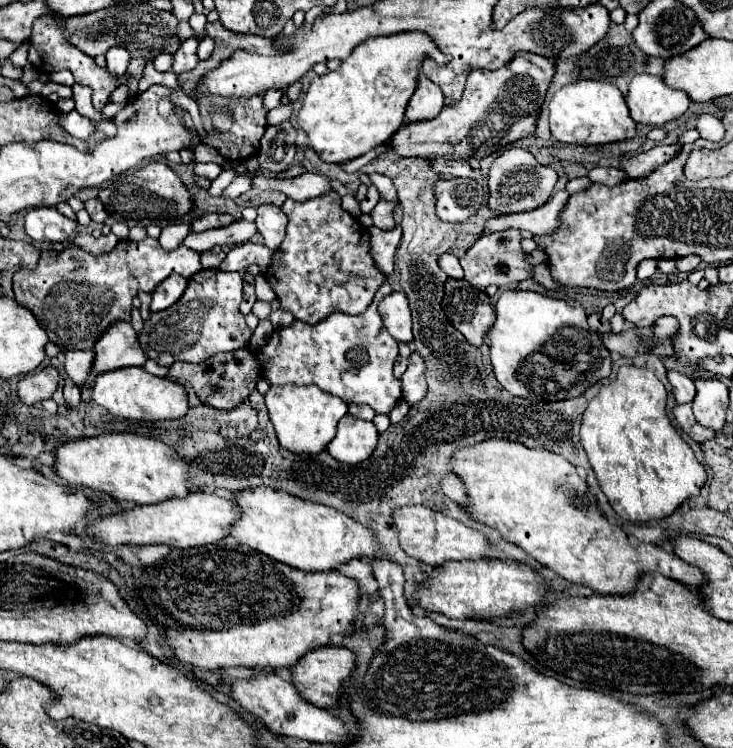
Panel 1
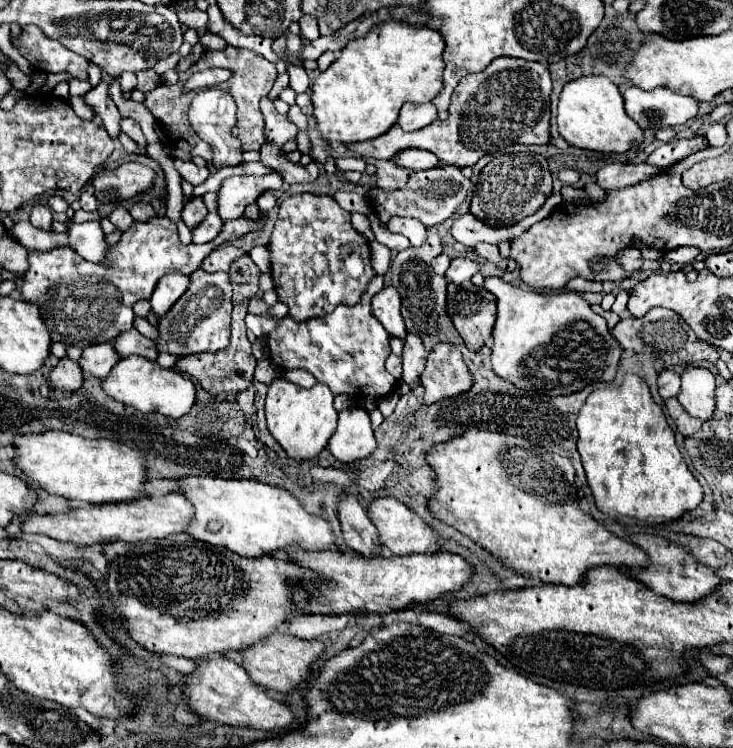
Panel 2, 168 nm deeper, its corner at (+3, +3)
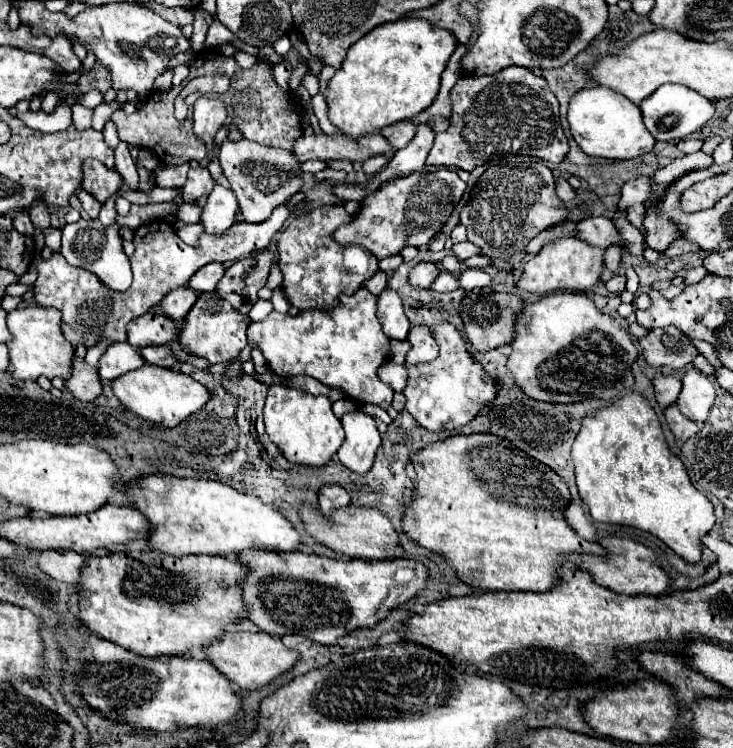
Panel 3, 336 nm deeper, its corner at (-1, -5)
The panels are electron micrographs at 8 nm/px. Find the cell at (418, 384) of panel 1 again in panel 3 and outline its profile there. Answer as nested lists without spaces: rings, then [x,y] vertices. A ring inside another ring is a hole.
[[[412,326],[408,334],[408,342],[412,344],[410,352],[406,354],[406,366],[418,366],[436,360],[438,344],[432,338],[430,330],[424,326]]]

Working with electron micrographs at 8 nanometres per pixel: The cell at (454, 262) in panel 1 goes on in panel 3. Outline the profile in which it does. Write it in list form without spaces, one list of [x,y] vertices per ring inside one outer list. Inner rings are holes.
[[[434,262],[418,264],[410,272],[410,284],[414,288],[428,288],[430,284],[434,284],[434,280],[440,276],[440,272],[442,272],[442,268],[438,264],[434,264]]]

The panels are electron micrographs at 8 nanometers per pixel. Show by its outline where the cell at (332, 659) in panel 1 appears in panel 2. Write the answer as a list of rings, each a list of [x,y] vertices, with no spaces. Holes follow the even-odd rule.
[[[274,632],[274,636],[266,636],[264,640],[260,640],[260,644],[254,644],[252,648],[244,648],[240,656],[242,656],[242,668],[248,672],[248,676],[252,676],[256,684],[284,694],[288,690],[294,690],[302,680],[308,678],[310,664],[322,652],[324,652],[324,644],[320,640],[302,640]]]

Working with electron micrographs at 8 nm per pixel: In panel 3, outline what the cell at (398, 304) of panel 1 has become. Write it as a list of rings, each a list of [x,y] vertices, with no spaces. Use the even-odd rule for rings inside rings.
[[[386,288],[378,296],[378,320],[380,320],[382,330],[388,338],[406,340],[408,330],[410,330],[410,322],[404,314],[400,296],[390,288]]]

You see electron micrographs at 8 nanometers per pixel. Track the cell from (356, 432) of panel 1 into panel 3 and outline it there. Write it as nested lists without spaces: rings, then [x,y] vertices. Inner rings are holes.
[[[350,412],[342,416],[342,426],[346,438],[338,450],[338,458],[348,470],[366,474],[374,464],[378,446],[382,444],[376,422],[372,416],[362,412]]]

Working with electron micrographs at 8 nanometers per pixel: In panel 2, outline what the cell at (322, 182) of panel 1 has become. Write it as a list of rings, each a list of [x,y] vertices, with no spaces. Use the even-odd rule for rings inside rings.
[[[230,176],[218,190],[218,216],[222,220],[240,218],[242,210],[252,204],[260,194],[280,188],[282,176]]]

